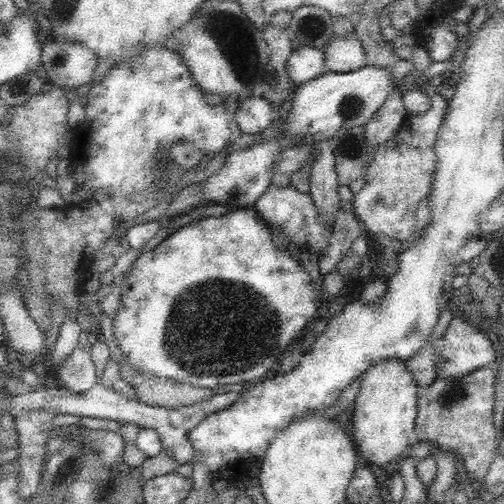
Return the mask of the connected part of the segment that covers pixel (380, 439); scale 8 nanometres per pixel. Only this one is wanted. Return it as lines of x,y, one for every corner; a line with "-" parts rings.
397,358
378,362
378,368
370,368
370,372
366,372
366,380
362,380
352,412
352,434
361,461
382,466
406,455
414,441
419,392
413,376
398,364

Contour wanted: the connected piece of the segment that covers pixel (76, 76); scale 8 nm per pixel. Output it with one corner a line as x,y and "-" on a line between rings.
43,40
41,64
47,70
50,83
75,90
93,80
92,74
98,63
95,54
83,44

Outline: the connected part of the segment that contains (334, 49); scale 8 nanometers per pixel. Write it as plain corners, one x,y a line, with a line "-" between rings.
355,30
333,36
322,51
327,72
354,72
364,66
365,50

